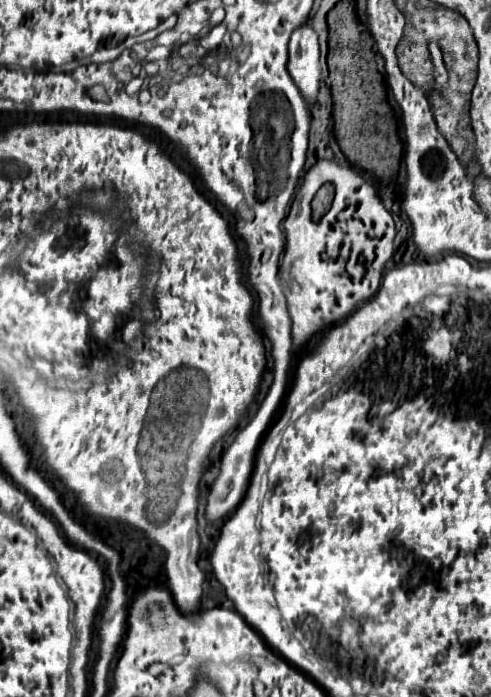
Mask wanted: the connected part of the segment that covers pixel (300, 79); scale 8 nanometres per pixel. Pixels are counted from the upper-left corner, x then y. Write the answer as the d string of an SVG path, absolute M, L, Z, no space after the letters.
M305 23L297 27L289 43L289 73L297 83L303 97L313 103L319 91L321 67L319 67L319 41L315 29Z

